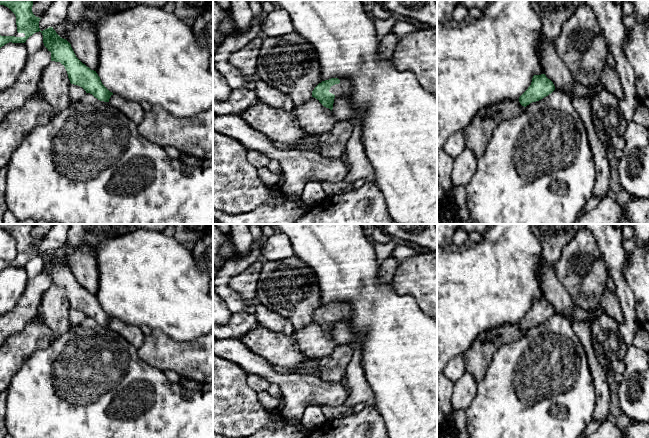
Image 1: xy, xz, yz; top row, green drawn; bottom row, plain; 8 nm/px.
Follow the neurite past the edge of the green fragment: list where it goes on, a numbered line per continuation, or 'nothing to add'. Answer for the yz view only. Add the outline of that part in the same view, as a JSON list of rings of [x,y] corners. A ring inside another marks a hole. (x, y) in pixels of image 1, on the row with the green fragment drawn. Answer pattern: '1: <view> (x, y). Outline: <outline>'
nothing to add

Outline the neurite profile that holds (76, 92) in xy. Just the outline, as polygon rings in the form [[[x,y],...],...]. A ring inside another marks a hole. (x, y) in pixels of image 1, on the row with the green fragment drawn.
[[[70,84],[70,86],[69,86],[70,101],[72,101],[72,102],[78,101],[85,94],[86,94],[86,91],[82,87],[80,87],[78,85]]]

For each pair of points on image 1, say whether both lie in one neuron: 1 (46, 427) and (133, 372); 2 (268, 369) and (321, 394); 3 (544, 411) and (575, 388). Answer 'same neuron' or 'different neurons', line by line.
1: same neuron
2: same neuron
3: same neuron

